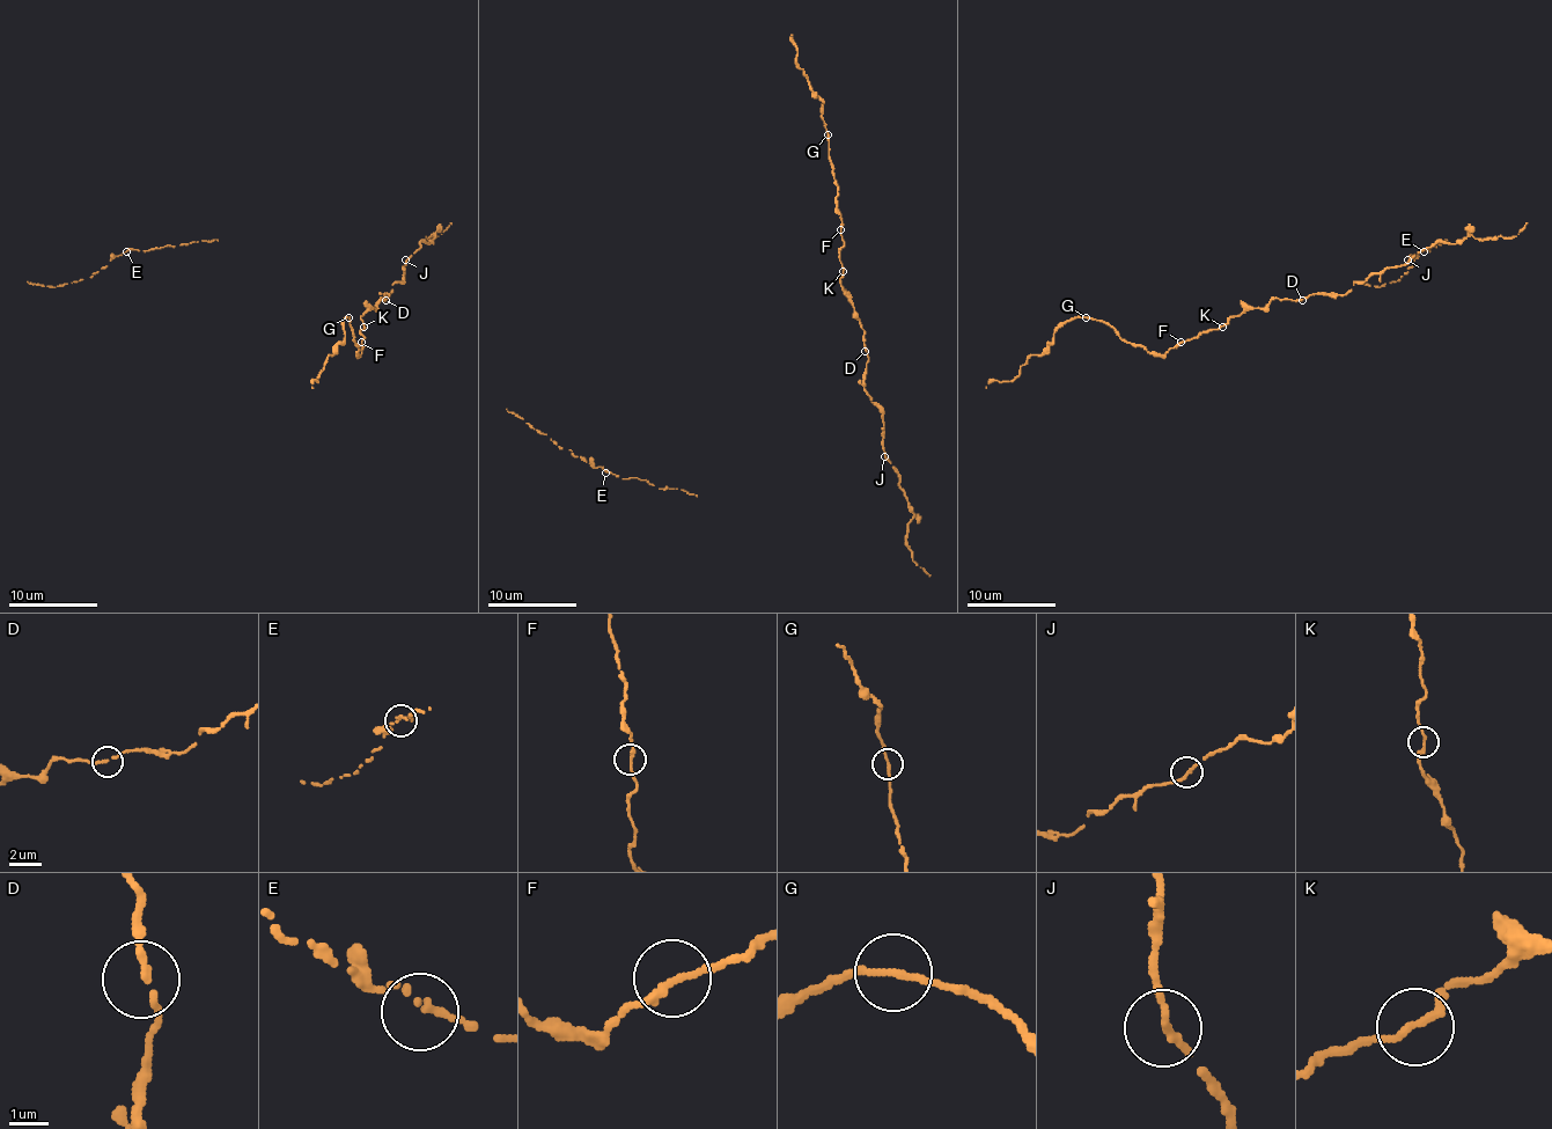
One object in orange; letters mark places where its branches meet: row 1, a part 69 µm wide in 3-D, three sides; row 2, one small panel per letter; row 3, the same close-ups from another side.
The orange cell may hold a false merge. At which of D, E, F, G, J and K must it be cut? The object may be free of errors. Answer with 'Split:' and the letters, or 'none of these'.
Split: none of these

